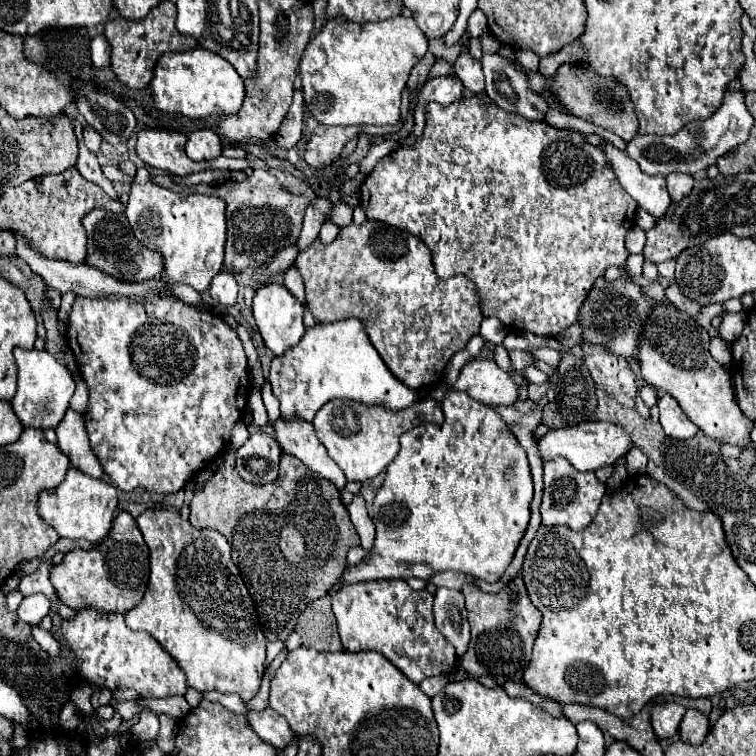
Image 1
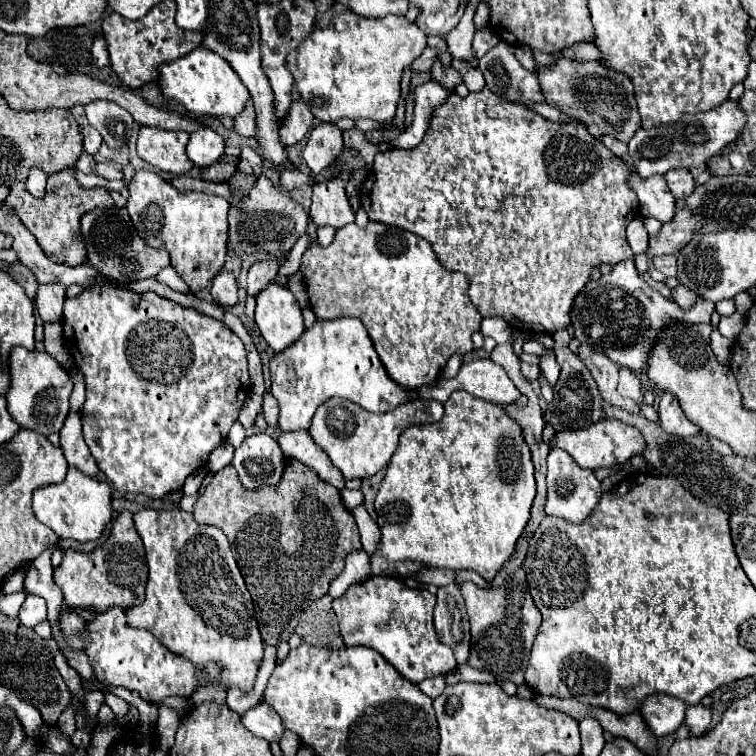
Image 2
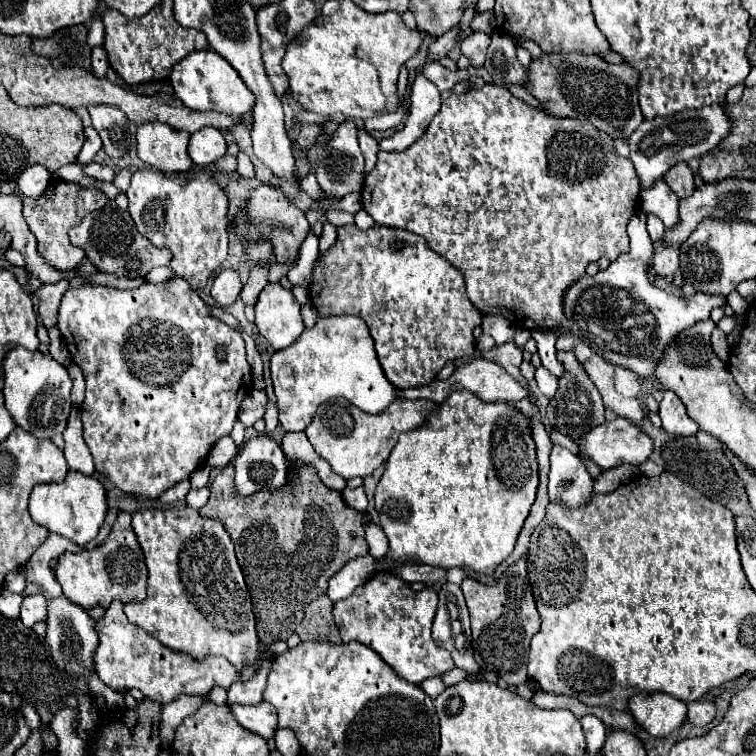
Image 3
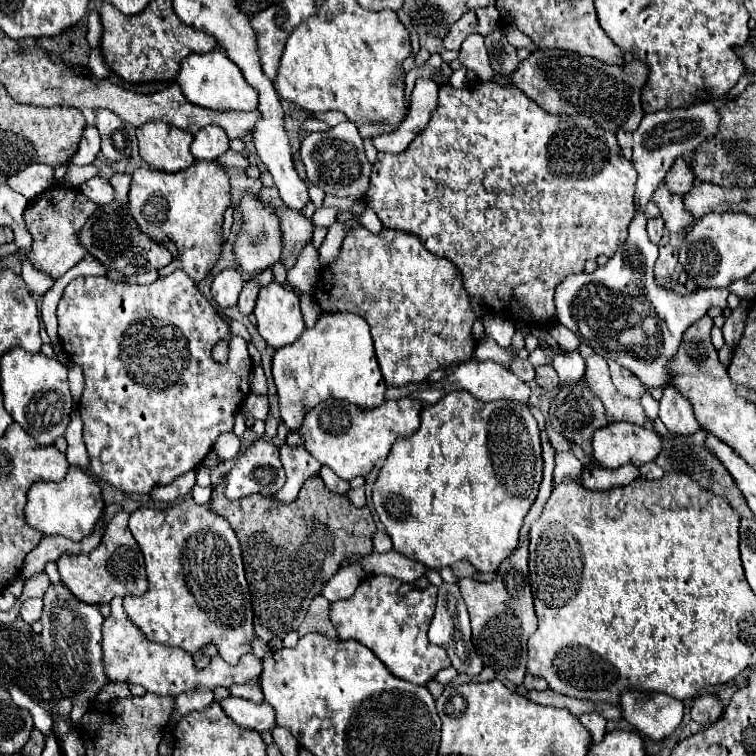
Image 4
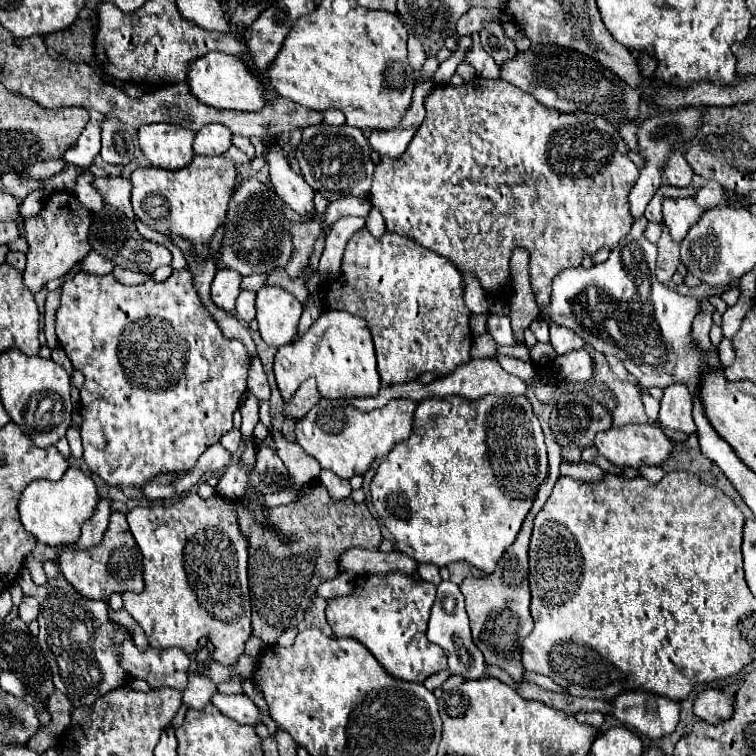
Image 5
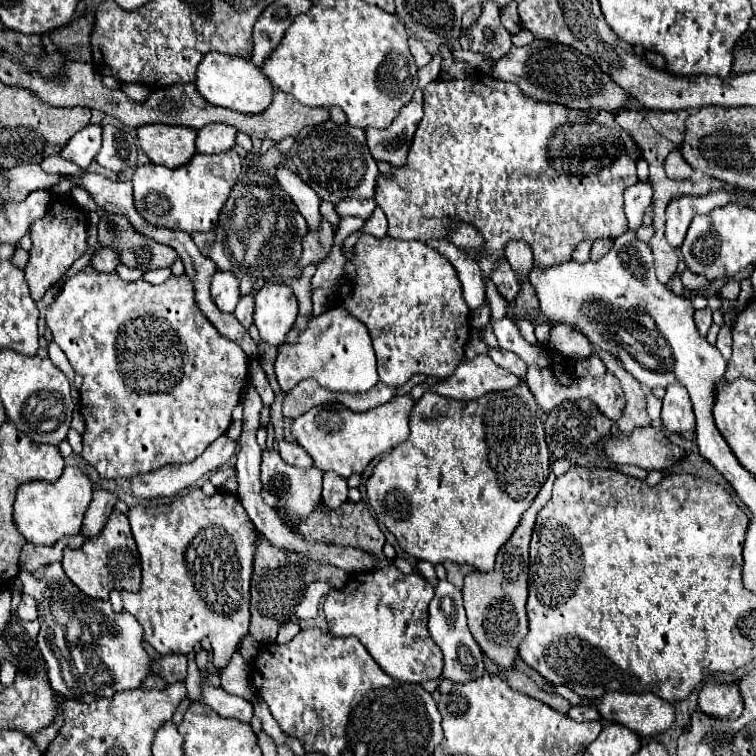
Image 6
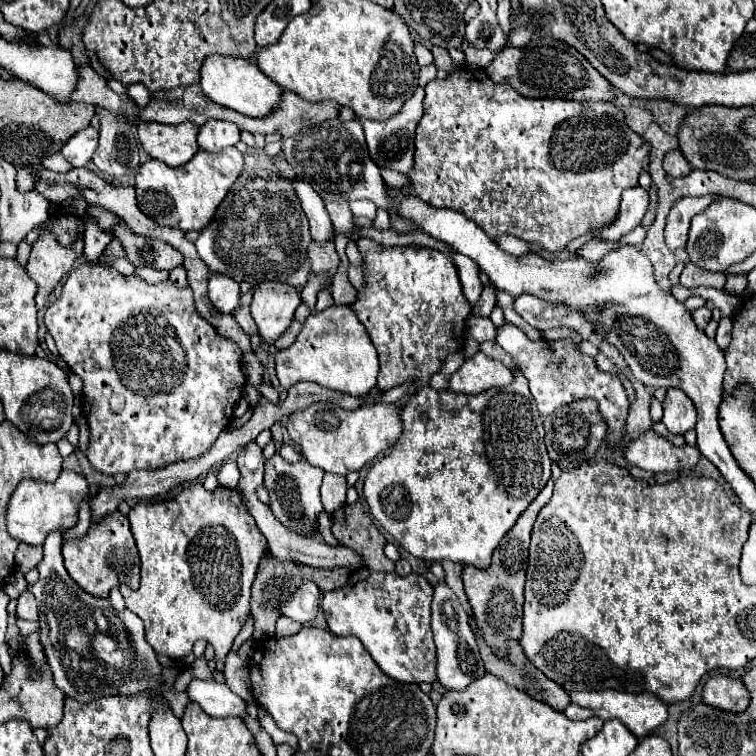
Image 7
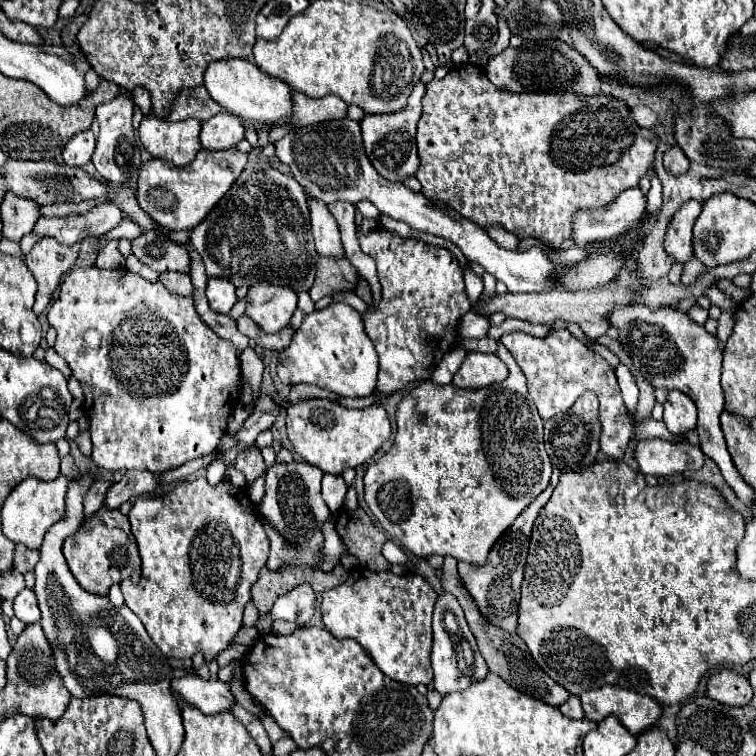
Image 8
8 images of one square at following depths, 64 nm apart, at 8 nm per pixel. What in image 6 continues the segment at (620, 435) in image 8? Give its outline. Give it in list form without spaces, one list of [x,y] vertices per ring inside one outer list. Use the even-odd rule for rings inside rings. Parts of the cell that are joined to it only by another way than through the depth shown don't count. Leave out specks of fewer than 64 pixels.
[[[508,318],[492,320],[492,326],[494,326],[494,334],[498,338],[498,346],[504,348],[504,350],[510,350],[514,354],[518,354],[526,362],[526,382],[528,382],[530,392],[534,394],[538,406],[542,408],[542,412],[550,412],[552,408],[556,408],[564,400],[588,398],[612,422],[616,422],[622,416],[622,408],[626,406],[626,398],[624,398],[622,386],[620,386],[620,382],[618,382],[616,376],[612,376],[610,372],[606,372],[604,376],[574,376],[574,374],[566,374],[568,364],[566,364],[566,360],[564,360],[564,356],[560,352],[548,350],[548,348],[538,346],[538,344],[528,344],[520,336],[518,328]]]

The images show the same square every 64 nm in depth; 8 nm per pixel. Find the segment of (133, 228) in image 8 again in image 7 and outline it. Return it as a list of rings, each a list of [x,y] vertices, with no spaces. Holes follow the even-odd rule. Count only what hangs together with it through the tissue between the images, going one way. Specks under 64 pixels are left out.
[[[88,213],[84,214],[83,219],[86,220],[86,230],[83,235],[84,255],[87,261],[96,262],[107,245],[114,239],[114,234],[100,230],[94,218]]]

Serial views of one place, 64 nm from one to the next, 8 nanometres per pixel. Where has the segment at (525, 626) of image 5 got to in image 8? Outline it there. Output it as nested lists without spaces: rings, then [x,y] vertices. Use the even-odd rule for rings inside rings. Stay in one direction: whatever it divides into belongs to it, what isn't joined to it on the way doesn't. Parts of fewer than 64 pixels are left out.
[[[548,486],[514,522],[512,526],[500,536],[500,540],[492,546],[488,560],[484,566],[474,566],[468,562],[458,562],[458,574],[464,582],[464,586],[474,596],[480,612],[490,620],[494,626],[500,626],[508,630],[510,634],[516,634],[516,620],[518,620],[518,600],[520,600],[520,584],[528,554],[528,542],[530,542],[530,530],[532,524],[540,512],[540,508],[550,500],[552,486]]]

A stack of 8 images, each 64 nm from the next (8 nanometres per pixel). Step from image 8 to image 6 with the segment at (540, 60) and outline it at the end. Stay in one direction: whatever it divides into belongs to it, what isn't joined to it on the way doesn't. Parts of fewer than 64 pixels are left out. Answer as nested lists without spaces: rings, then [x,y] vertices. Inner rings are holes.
[[[536,38],[532,44],[524,48],[510,48],[502,60],[496,60],[490,76],[500,78],[504,82],[516,84],[522,94],[542,100],[542,102],[556,102],[566,104],[568,108],[580,108],[580,110],[592,110],[592,108],[604,108],[608,112],[618,112],[620,106],[626,106],[630,96],[614,82],[610,76],[606,76],[594,60],[580,54],[578,50],[554,42],[546,42]]]

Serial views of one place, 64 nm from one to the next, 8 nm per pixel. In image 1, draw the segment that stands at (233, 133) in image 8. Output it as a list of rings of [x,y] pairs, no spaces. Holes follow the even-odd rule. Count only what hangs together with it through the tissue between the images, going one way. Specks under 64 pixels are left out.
[[[194,130],[188,134],[186,154],[196,162],[218,158],[222,154],[222,142],[214,130]]]

